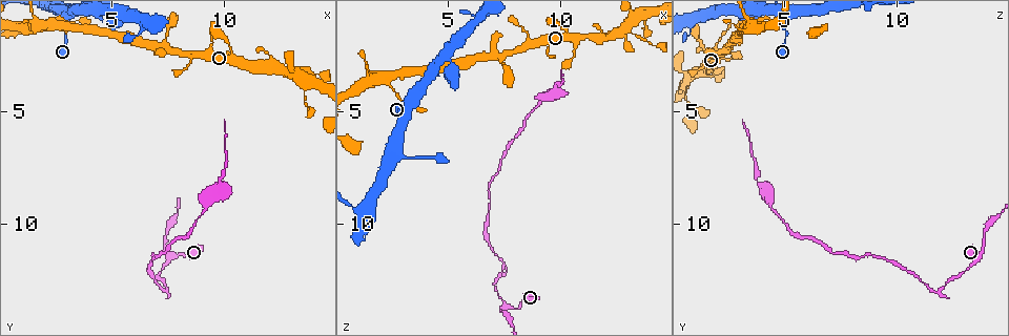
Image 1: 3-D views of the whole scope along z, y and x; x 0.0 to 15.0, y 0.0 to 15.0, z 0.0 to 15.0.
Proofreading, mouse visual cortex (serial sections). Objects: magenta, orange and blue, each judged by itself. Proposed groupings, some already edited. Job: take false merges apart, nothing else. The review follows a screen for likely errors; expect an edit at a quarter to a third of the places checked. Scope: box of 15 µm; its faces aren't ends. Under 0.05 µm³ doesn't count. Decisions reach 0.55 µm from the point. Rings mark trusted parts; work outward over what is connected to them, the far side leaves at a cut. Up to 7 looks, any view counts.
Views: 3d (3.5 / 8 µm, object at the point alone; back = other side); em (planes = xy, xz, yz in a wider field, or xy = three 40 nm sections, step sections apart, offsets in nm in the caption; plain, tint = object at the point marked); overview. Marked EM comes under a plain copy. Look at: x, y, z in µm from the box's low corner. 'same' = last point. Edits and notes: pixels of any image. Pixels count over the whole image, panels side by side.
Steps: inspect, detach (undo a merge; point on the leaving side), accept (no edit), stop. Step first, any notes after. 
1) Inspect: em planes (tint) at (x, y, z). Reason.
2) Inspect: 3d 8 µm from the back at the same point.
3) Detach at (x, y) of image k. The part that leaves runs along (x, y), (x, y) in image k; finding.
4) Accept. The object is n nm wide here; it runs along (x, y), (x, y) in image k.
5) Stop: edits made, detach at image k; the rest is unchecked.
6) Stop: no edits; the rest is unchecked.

Inspect: 3d 8 µm at (7.4, 2.1, 2.5).

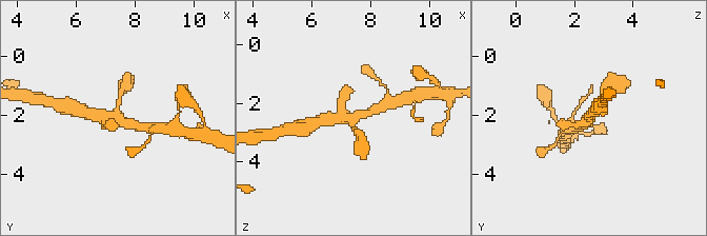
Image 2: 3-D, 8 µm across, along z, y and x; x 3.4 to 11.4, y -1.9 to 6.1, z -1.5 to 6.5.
Inspect: em xy step 3 (tint) at (7.4, 2.2, 2.4).

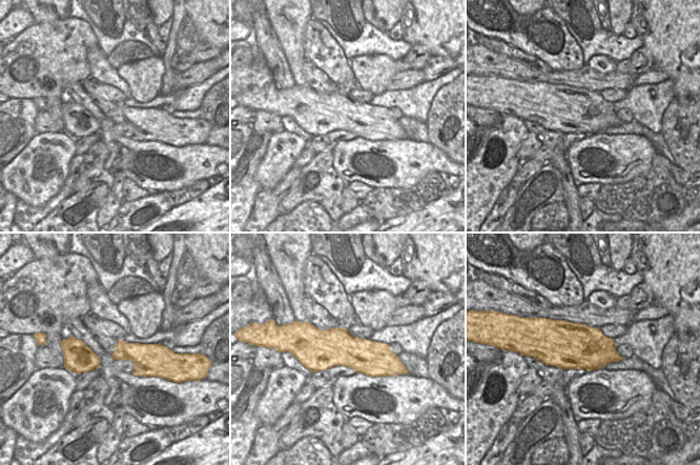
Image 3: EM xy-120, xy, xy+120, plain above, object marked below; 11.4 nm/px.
Accept. 4 arms meet here; the arms are 150, 200, 350, 350 nm wide; it runs along (144, 128), (88, 113) in image 2; one cell here.

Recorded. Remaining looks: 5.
Inspect: 3d 3.5 µm at (13.0, 3.5, 1.7). Thin neck.

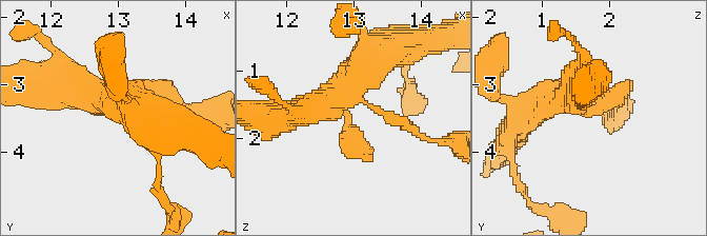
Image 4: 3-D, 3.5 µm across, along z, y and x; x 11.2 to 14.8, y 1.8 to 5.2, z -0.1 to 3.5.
Inspect: em xy step 2 (tint) at (12.95, 3.40, 1.75). Shape alone is not enough.

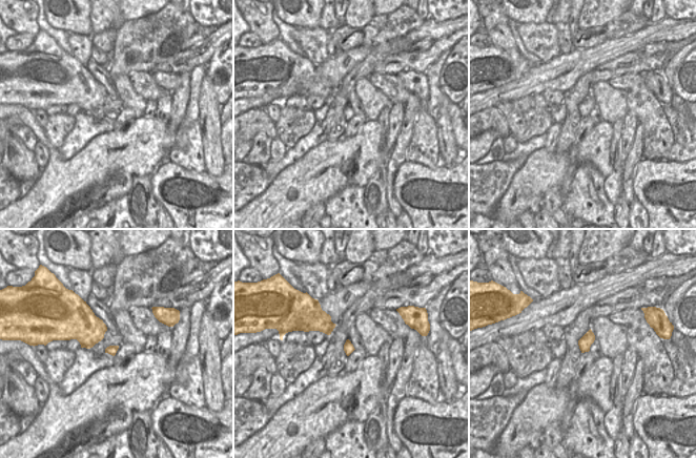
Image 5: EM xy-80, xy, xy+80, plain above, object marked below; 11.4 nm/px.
Accept. All the same cell.

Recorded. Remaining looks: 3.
Inspect: 3d 3.5 µm at (7.7, 11.5, 13.7). Three-way junction.

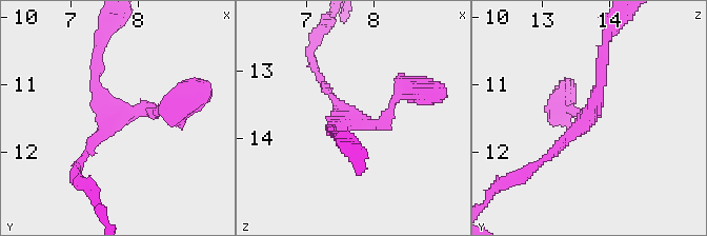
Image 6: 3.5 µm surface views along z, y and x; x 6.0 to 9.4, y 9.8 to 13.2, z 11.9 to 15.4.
Inspect: em xy step 3 (tint) at (7.80, 11.45, 13.75).

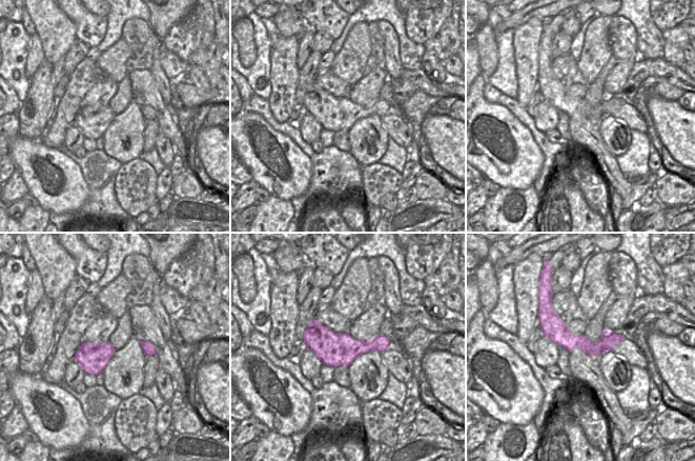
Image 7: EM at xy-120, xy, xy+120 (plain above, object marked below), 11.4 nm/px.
Accept. 3 arms meet here; it runs along (547, 326), (588, 346), (619, 338) in image 7; all the same cell.

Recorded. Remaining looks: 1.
Stop: no edits; the rest is unchecked.

